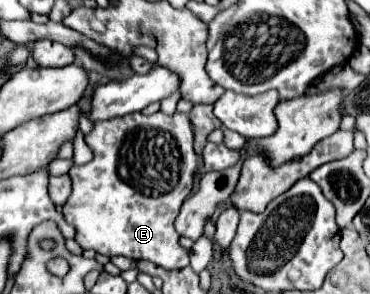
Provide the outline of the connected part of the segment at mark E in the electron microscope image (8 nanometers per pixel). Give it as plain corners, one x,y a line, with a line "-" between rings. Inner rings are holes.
157,111
153,115
125,115
123,119
109,119
95,123
93,131
85,137
85,143
93,151
93,159
85,165
71,167
69,175
73,179
73,191
63,205
63,215
77,231
75,241
83,249
95,249
101,255
113,257
123,255
129,259
153,261
163,269
183,269
189,265
189,251
179,245
179,235
173,227
179,215
181,203
191,193
197,155
193,151
193,131
191,121
185,113
165,115

